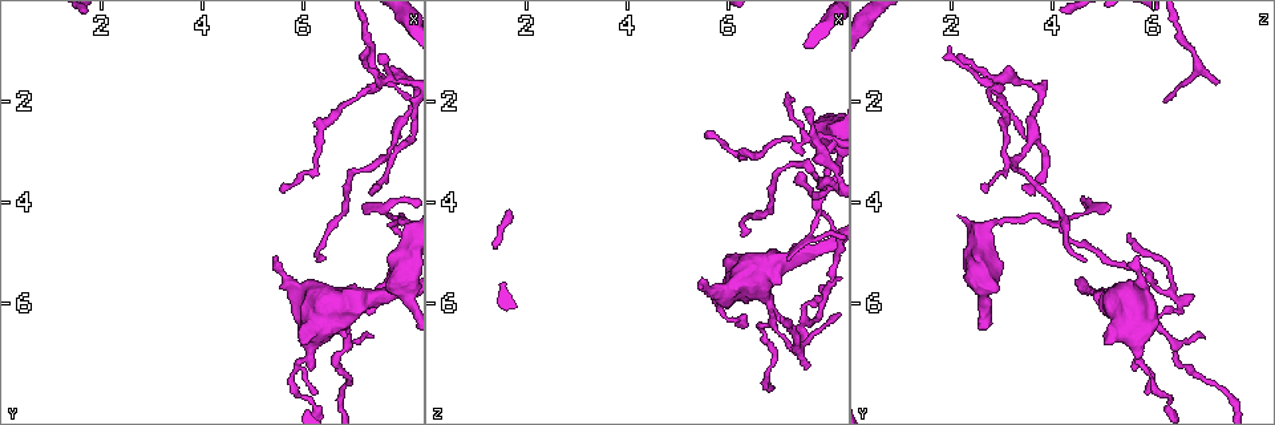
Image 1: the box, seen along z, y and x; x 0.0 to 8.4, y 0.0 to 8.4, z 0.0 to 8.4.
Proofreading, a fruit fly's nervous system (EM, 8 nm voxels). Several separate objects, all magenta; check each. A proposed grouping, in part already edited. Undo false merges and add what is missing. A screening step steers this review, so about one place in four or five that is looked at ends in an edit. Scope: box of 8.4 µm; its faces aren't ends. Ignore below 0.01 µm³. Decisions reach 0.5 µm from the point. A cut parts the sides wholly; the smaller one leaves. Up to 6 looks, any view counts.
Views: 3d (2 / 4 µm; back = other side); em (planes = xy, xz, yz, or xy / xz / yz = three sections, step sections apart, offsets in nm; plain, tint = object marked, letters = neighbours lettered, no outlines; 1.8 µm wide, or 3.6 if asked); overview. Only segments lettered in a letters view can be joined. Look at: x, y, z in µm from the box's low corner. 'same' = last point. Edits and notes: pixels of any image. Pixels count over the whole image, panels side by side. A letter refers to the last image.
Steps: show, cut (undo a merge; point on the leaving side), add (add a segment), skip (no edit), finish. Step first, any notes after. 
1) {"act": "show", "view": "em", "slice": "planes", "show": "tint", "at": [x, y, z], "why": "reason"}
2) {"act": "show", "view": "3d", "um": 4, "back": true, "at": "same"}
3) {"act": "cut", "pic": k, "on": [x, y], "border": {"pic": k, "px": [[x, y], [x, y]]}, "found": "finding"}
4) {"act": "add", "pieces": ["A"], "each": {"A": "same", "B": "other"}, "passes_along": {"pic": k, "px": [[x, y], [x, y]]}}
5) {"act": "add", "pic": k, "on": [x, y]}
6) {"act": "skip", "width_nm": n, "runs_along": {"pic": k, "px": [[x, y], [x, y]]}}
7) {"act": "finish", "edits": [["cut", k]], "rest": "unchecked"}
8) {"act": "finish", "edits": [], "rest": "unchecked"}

{"act": "show", "view": "em", "slice": "yz", "step": 16, "show": "tint", "at": [7.65, 1.60, 7.20]}

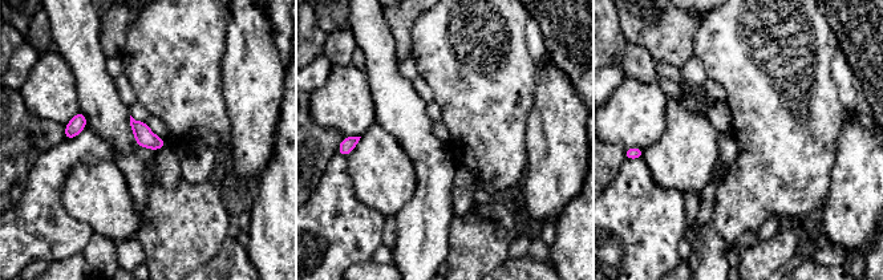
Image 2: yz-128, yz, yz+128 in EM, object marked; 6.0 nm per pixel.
{"act": "show", "view": "em", "slice": "planes", "show": "letters", "at": "same", "why": "another direction"}

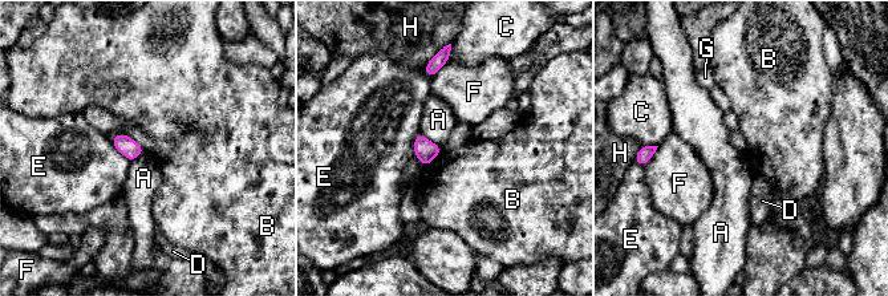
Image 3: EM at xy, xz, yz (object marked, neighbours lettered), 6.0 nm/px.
{"act": "skip", "each": {"A": "other", "B": "other", "C": "other", "D": "other", "E": "other", "F": "other", "G": "other", "H": "other"}, "border": {"pic": 3, "px": [[441, 153], [425, 166]]}, "found": "none of them fits"}

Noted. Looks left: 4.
{"act": "show", "view": "em", "slice": "xz", "step": 4, "show": "tint", "at": [7.15, 4.05, 5.10], "why": "branch stops here"}

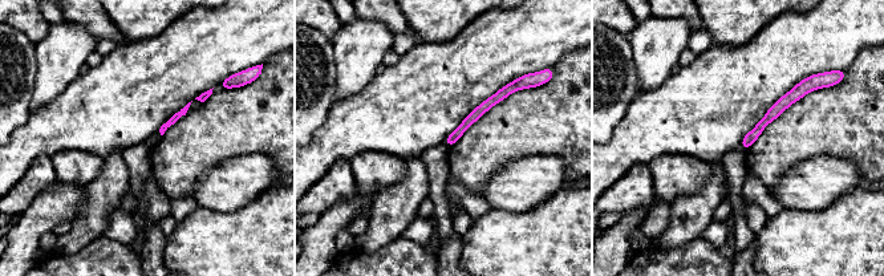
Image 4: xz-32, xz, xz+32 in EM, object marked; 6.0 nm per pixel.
{"act": "show", "view": "em", "slice": "planes", "show": "letters", "at": "same"}

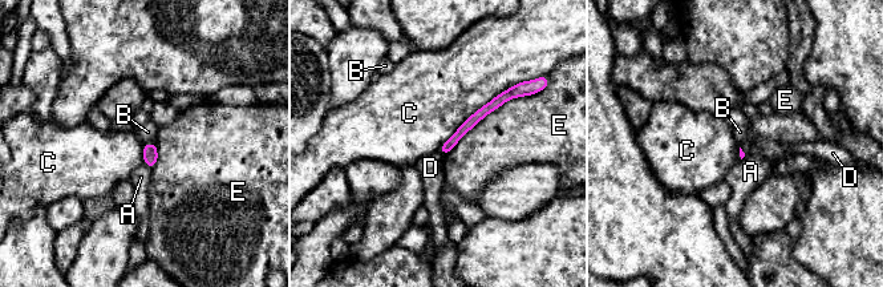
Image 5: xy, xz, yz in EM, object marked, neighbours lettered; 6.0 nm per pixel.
{"act": "skip", "longest_contact_nm": ["C", 600], "each": {"A": "other", "B": "other", "C": "other", "D": "other", "E": "other"}, "found": "none of them fits"}

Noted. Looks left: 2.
{"act": "show", "view": "em", "slice": "planes", "show": "plain", "at": [5.55, 3.70, 2.75]}

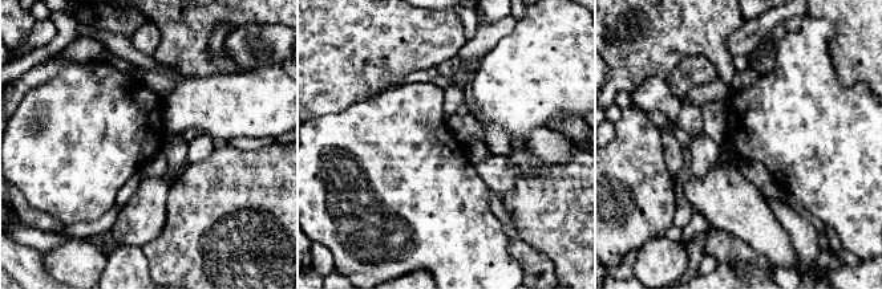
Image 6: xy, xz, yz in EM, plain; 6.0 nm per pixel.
{"act": "show", "view": "em", "slice": "planes", "show": "letters", "at": "same", "why": "see the neighbours"}

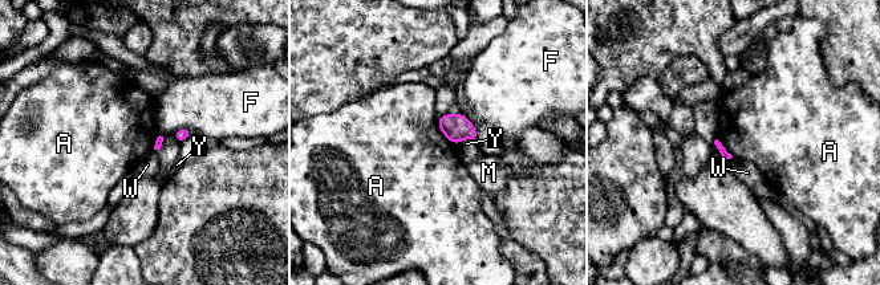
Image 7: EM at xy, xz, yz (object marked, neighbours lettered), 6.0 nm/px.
{"act": "skip", "each": {"A": "other", "F": "other", "M": "other", "W": "other", "Y": "other"}, "found": "no lettered segment goes on from it"}

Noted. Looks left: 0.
{"act": "finish", "edits": [], "rest": "unchecked"}

